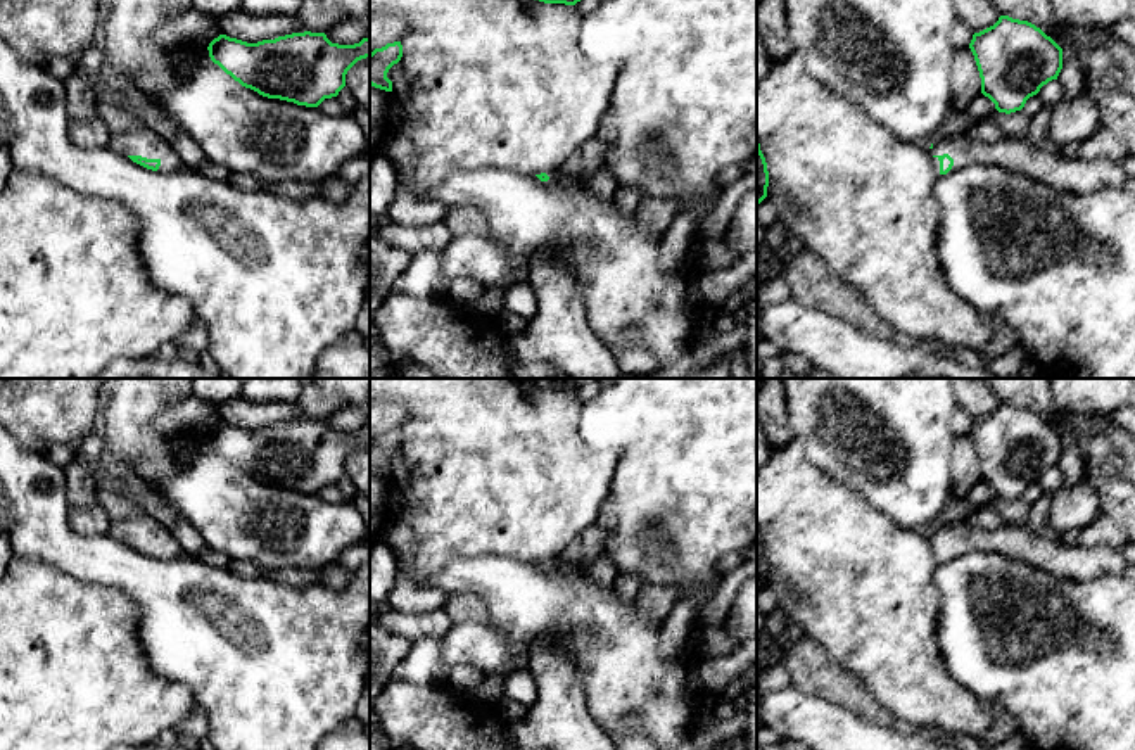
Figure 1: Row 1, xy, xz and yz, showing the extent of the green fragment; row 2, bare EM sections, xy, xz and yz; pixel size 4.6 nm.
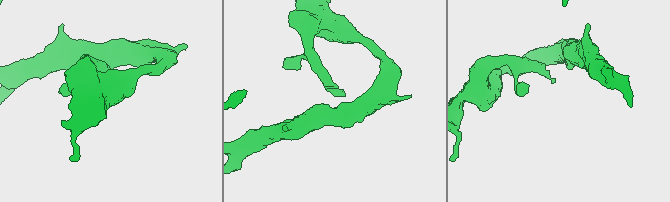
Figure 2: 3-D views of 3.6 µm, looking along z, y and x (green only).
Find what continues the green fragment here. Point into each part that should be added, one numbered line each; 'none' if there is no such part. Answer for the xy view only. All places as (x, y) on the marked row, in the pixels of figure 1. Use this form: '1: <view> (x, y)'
1: xy (144, 142)

